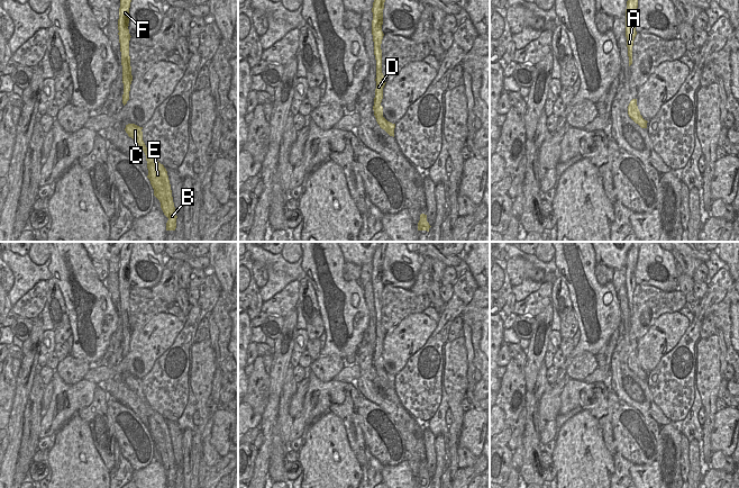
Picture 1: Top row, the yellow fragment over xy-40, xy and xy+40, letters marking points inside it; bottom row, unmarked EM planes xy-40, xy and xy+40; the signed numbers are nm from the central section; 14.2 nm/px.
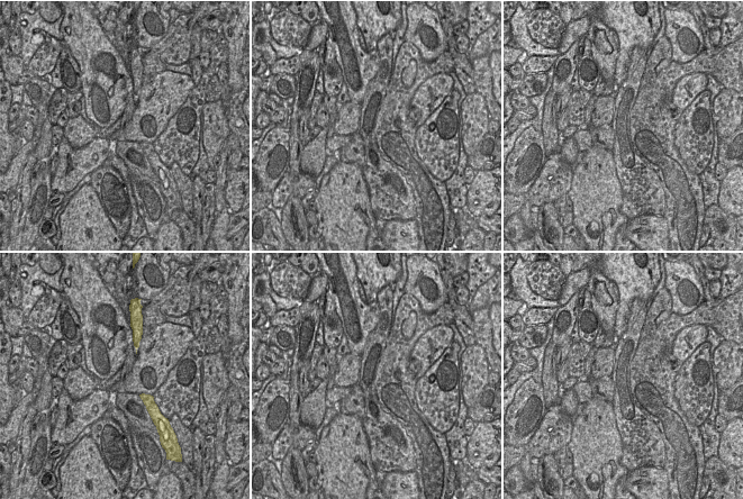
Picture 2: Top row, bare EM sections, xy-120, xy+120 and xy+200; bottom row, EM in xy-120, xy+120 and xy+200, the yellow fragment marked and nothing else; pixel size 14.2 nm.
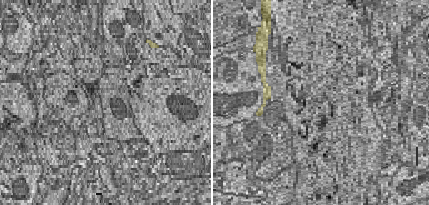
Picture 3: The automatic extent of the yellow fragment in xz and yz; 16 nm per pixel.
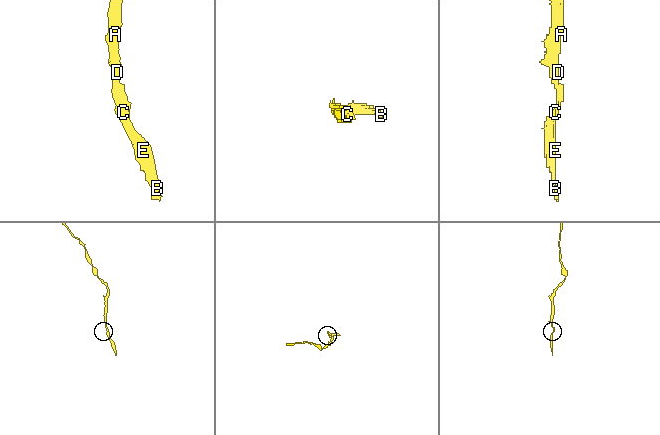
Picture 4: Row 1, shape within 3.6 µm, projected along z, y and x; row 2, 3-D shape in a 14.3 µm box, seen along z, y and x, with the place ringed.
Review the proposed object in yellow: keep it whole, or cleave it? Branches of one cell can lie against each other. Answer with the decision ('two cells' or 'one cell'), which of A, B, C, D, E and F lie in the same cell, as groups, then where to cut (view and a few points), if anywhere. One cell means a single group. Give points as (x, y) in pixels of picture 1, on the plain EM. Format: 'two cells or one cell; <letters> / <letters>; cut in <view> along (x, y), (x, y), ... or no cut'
one cell; A B C D E F; no cut

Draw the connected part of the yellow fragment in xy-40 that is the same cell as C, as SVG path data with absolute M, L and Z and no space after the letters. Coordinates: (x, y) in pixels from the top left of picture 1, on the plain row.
M135 376L126 377L126 385L131 389L144 403L147 413L148 427L150 436L154 441L154 448L159 452L161 460L164 467L168 470L166 475L166 482L175 482L176 480L176 464L172 449L171 436L167 427L167 423L163 416L161 416L156 410L154 410L144 392L143 392L143 379Z

